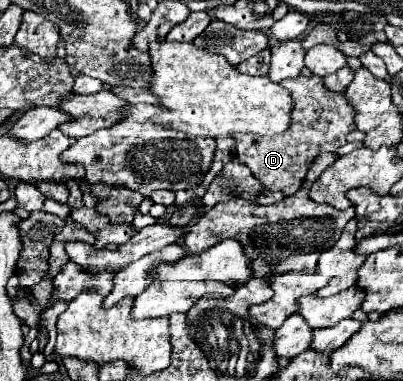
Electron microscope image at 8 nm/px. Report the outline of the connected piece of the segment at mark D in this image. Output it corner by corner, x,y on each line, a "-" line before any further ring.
297,76
281,82
291,98
293,98
293,110
291,110
291,124
283,132
283,136
255,136
255,134
237,134
237,160
245,166
249,166
251,174
265,186
269,192
283,192
285,196
295,194
301,188
301,180
305,178
305,172
309,170
309,164
315,160
315,156
323,150
335,152
339,150
347,140
345,136
355,130
351,106
347,104
343,92
331,92
323,86
319,76

